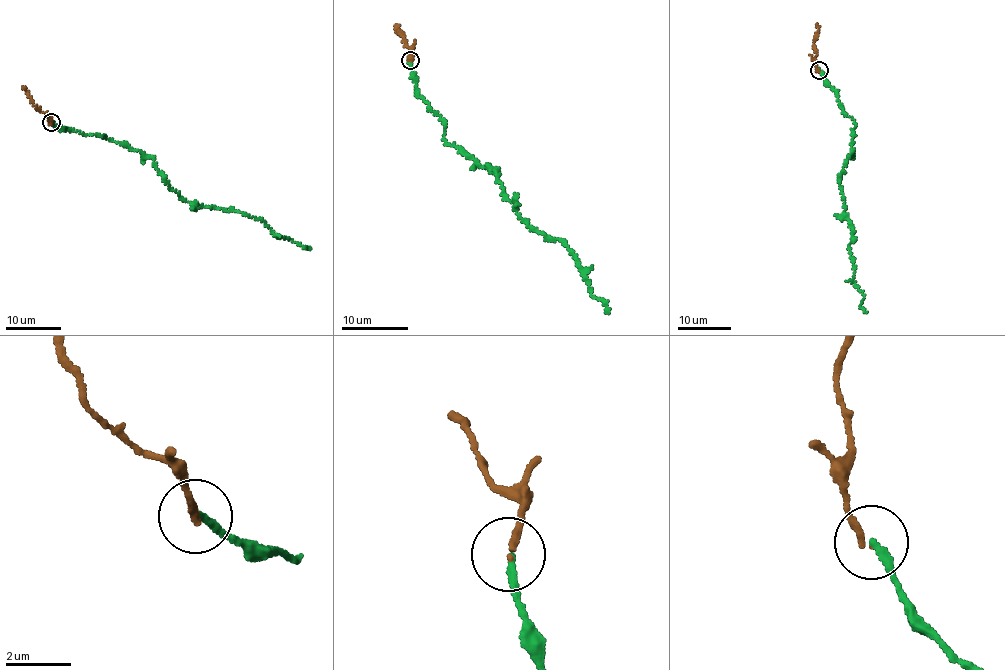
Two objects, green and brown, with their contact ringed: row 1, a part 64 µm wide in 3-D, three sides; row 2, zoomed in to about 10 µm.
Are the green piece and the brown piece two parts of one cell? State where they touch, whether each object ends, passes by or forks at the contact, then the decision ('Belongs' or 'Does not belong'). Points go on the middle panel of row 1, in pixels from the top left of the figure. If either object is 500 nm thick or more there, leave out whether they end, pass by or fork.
Place: (410, 60). At the ring green ends. At the ring brown ends. Belongs

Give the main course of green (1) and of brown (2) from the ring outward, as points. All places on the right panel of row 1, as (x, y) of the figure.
1: (820, 70), (855, 125), (839, 183), (852, 230), (854, 280), (866, 312)
2: (820, 70), (814, 44), (819, 29), (816, 23)

